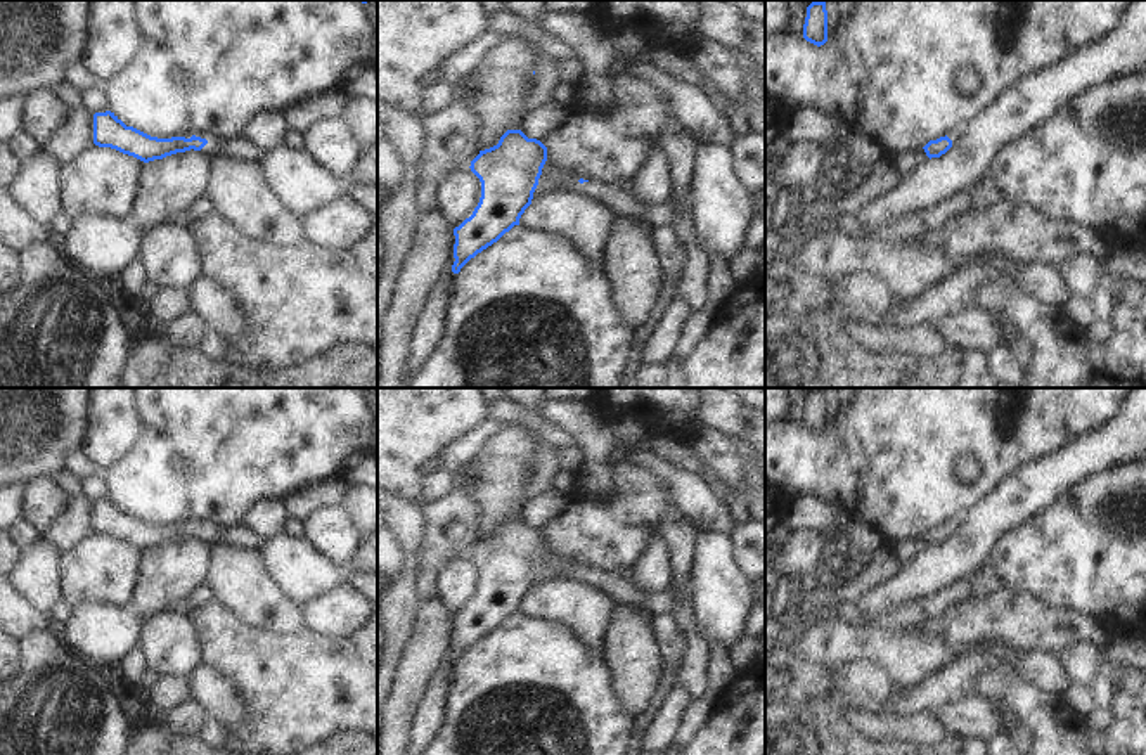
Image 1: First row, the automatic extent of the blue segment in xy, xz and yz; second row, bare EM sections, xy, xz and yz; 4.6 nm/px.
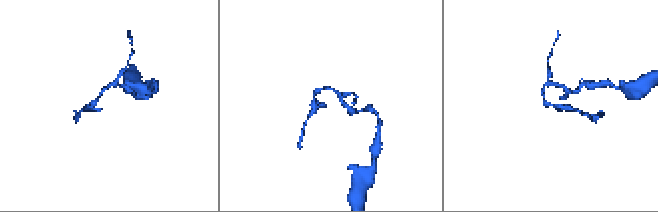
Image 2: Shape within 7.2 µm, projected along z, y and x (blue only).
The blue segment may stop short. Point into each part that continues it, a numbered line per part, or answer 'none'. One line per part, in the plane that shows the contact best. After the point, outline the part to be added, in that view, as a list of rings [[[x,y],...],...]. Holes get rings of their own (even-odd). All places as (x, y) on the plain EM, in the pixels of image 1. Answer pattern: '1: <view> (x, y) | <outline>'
1: xy (215, 530) | [[[197,521],[196,525],[208,528],[208,532],[201,539],[211,544],[216,544],[222,539],[223,532],[227,530],[223,525],[216,521]]]

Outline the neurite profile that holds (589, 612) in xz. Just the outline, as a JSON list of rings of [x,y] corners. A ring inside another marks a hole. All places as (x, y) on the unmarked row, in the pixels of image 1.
[[[564,578],[531,589],[519,613],[568,627],[590,646],[604,648],[618,608],[602,590]]]

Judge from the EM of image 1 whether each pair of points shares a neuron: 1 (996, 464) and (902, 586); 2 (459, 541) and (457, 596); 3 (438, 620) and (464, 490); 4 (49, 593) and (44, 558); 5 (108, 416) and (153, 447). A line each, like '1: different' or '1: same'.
1: different
2: different
3: different
4: same
5: different

